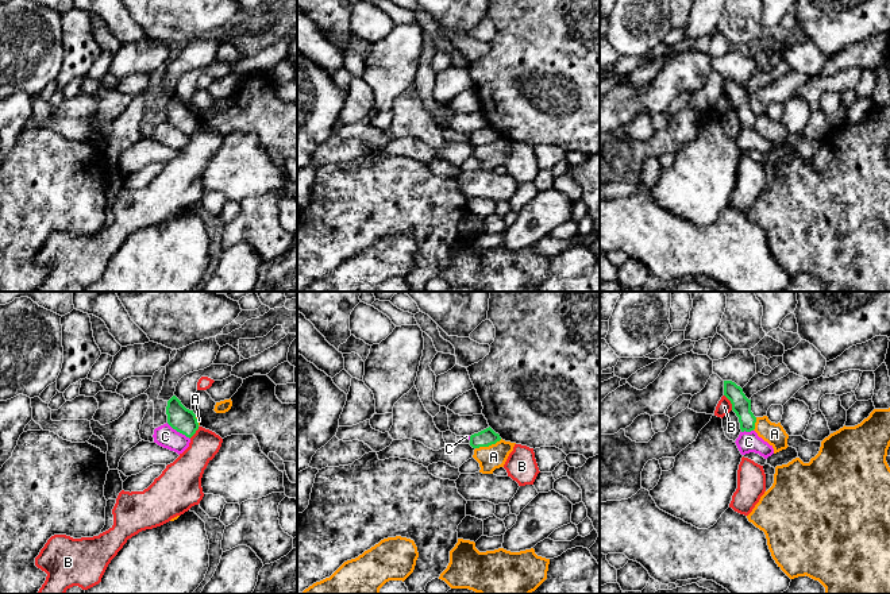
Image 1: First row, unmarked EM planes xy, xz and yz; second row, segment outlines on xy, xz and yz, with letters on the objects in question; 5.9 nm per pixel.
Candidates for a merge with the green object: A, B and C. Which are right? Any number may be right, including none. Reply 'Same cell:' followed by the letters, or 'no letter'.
Same cell: no letter

